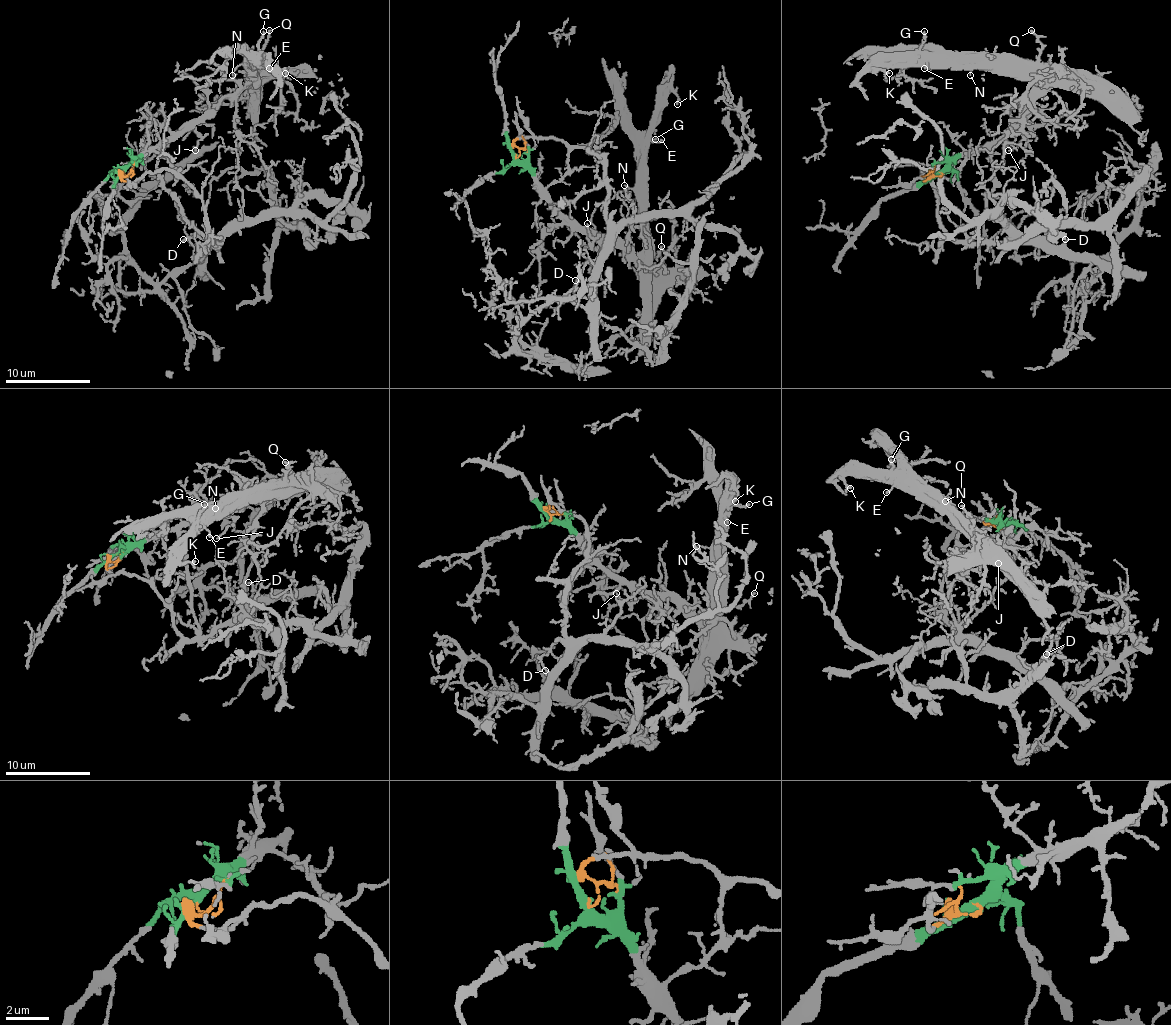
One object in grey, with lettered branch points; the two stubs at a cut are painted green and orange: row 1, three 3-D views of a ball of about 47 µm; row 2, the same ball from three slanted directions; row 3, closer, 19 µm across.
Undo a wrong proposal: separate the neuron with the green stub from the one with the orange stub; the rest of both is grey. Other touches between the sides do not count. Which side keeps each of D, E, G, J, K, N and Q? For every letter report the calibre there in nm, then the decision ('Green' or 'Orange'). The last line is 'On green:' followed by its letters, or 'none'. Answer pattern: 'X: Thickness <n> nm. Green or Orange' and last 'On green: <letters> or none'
D: Thickness 140 nm. Orange
E: Thickness 130 nm. Green
G: Thickness 190 nm. Green
J: Thickness 110 nm. Green
K: Thickness 170 nm. Green
N: Thickness 120 nm. Green
Q: Thickness 160 nm. Green
On green: E, G, J, K, N, Q

